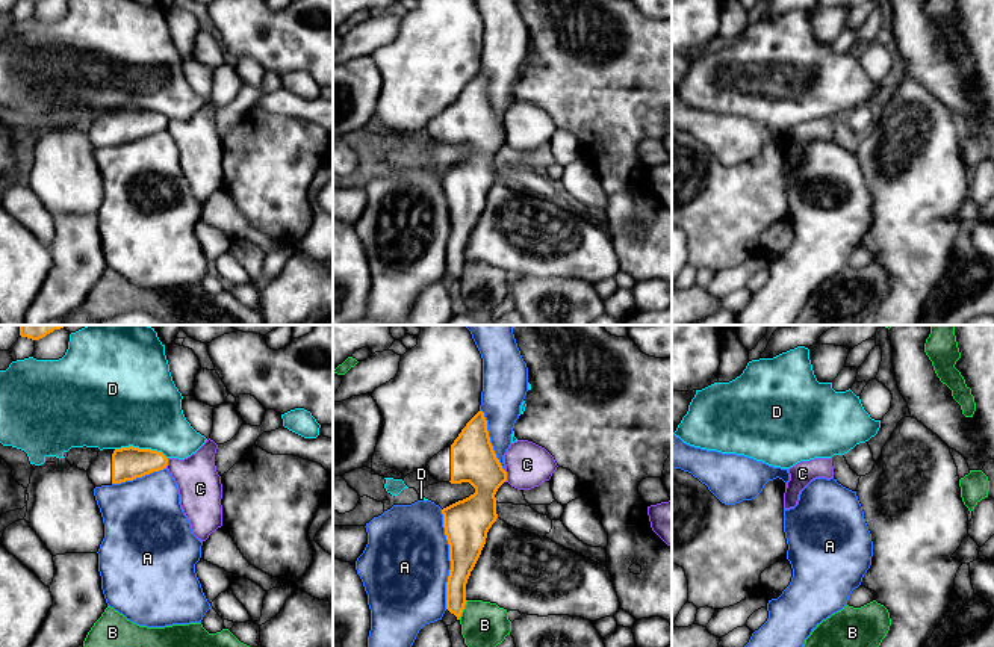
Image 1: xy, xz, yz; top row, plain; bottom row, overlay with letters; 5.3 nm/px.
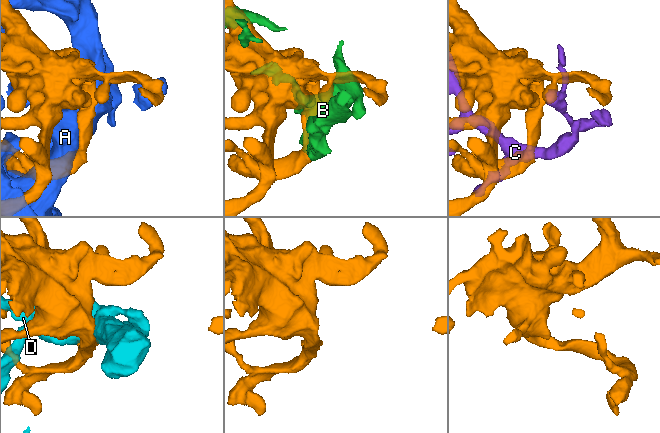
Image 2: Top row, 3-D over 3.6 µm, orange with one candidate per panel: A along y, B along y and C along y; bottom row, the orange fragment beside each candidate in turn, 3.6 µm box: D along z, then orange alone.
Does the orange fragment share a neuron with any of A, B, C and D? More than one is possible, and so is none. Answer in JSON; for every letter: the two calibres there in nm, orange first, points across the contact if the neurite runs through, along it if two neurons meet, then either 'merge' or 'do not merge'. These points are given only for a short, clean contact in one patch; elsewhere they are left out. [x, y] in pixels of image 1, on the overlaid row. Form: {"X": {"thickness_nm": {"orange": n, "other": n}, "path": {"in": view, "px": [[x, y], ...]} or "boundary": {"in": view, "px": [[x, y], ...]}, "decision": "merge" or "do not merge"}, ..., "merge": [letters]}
{"A": {"thickness_nm": {"orange": 240, "other": 480}, "decision": "do not merge"}, "B": {"thickness_nm": {"orange": 130, "other": 240}, "decision": "do not merge"}, "C": {"thickness_nm": {"orange": 240, "other": 240}, "boundary": {"in": "xz", "px": [[504, 470], [506, 481]]}, "decision": "do not merge"}, "D": {"thickness_nm": {"orange": 180, "other": 460}, "decision": "do not merge"}, "merge": []}

